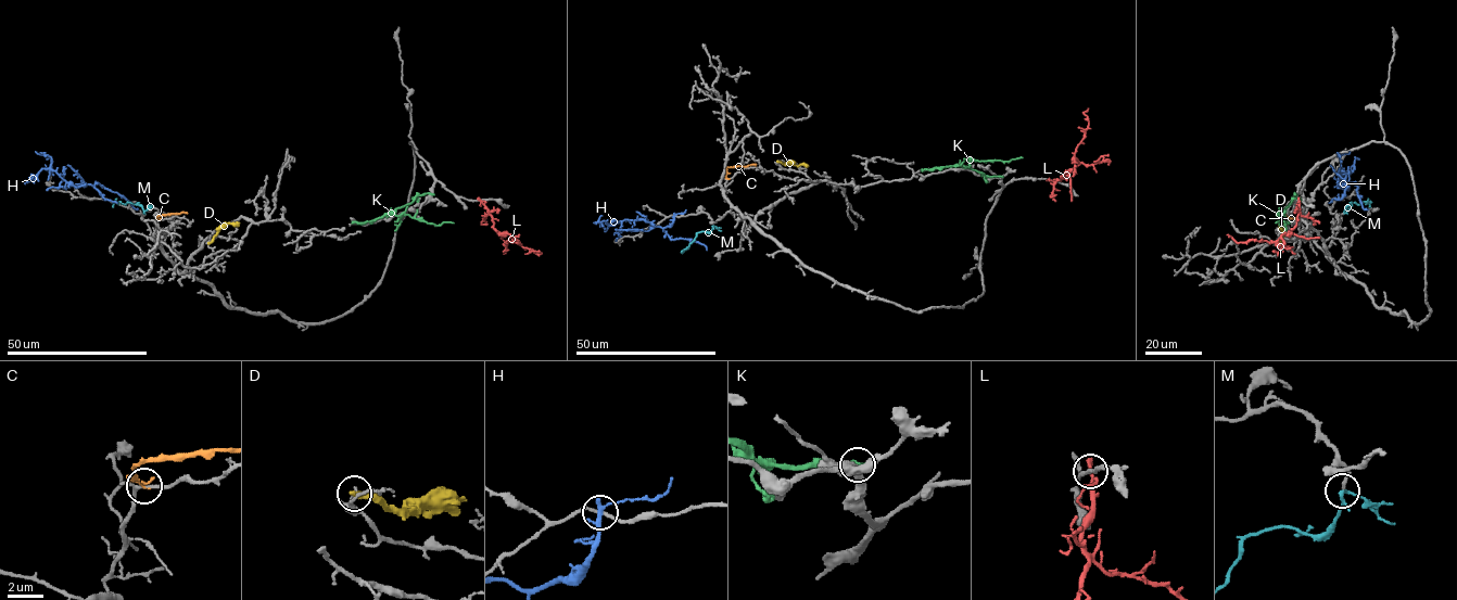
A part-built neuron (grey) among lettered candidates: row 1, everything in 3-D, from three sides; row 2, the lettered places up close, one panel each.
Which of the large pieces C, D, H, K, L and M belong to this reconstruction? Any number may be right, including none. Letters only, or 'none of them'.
M

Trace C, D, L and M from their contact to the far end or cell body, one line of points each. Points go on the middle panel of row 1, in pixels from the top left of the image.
C: (727, 179), (727, 167), (756, 164)
D: (777, 161), (808, 166)
L: (1049, 180), (1062, 178), (1079, 163), (1075, 152), (1089, 122), (1084, 113), (1088, 109)
M: (712, 226), (709, 232), (697, 233), (682, 251)

